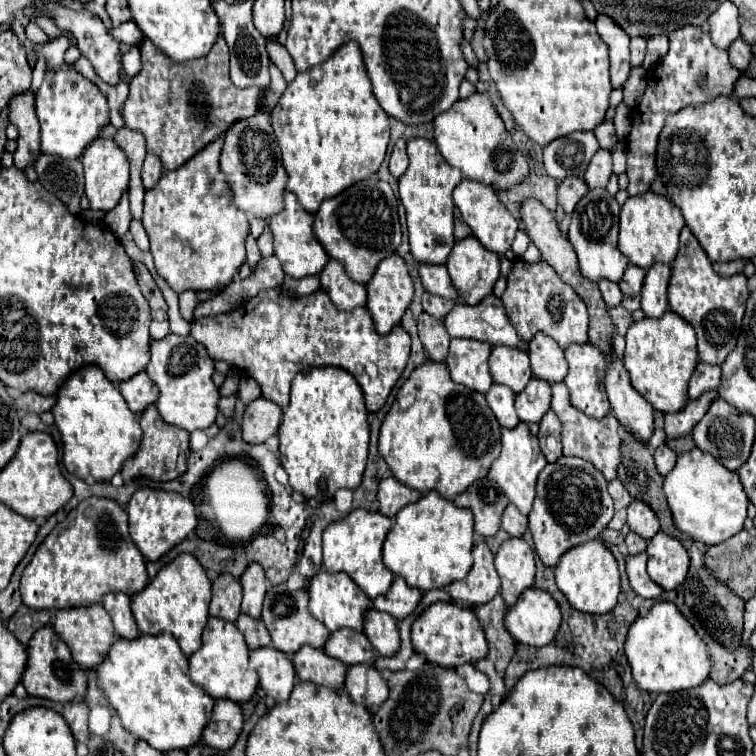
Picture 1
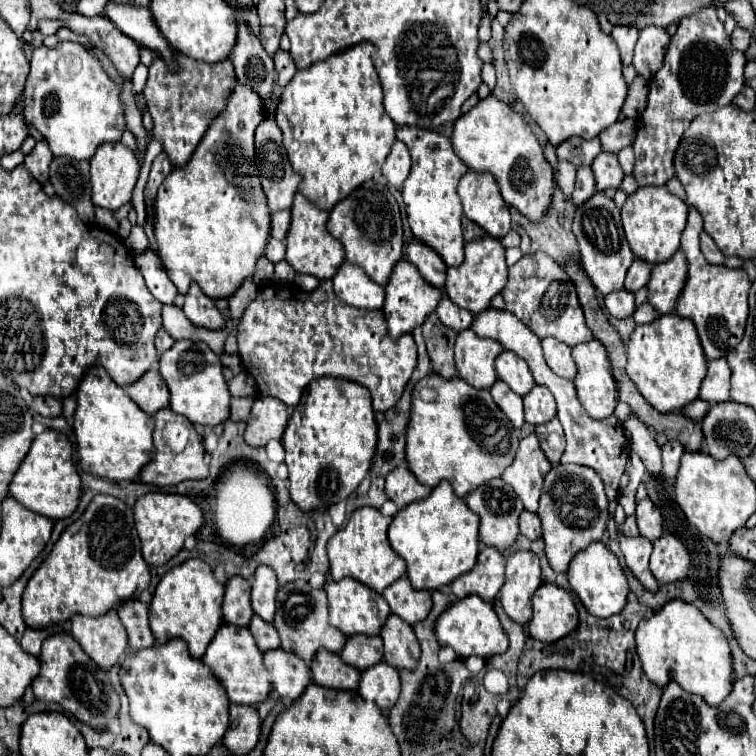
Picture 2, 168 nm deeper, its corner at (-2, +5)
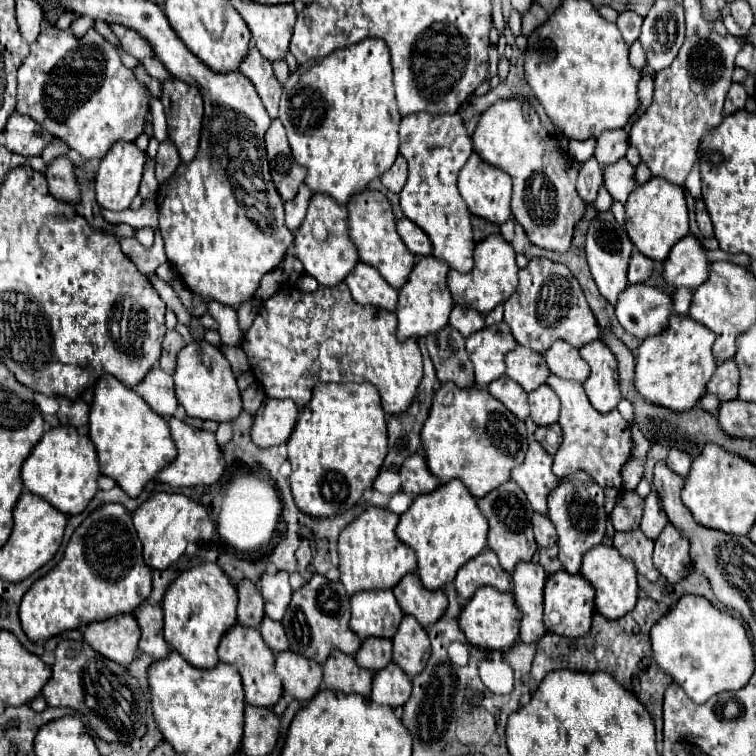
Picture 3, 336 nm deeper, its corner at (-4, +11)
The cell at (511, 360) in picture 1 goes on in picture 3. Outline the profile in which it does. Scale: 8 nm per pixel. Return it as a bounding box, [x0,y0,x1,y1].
[506,345,550,391]

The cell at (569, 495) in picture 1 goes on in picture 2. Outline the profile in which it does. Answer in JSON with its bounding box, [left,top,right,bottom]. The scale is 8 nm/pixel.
[538,465,608,571]

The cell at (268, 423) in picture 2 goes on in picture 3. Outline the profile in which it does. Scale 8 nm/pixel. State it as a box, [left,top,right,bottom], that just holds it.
[252,399,298,447]

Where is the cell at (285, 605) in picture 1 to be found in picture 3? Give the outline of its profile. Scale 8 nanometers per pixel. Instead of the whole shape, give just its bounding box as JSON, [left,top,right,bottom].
[282,575,362,665]

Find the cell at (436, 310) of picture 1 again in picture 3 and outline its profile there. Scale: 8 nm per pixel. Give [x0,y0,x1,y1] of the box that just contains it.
[450,305,484,337]

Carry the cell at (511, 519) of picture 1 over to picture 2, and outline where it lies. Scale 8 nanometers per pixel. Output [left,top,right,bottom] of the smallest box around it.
[518,511,540,541]

